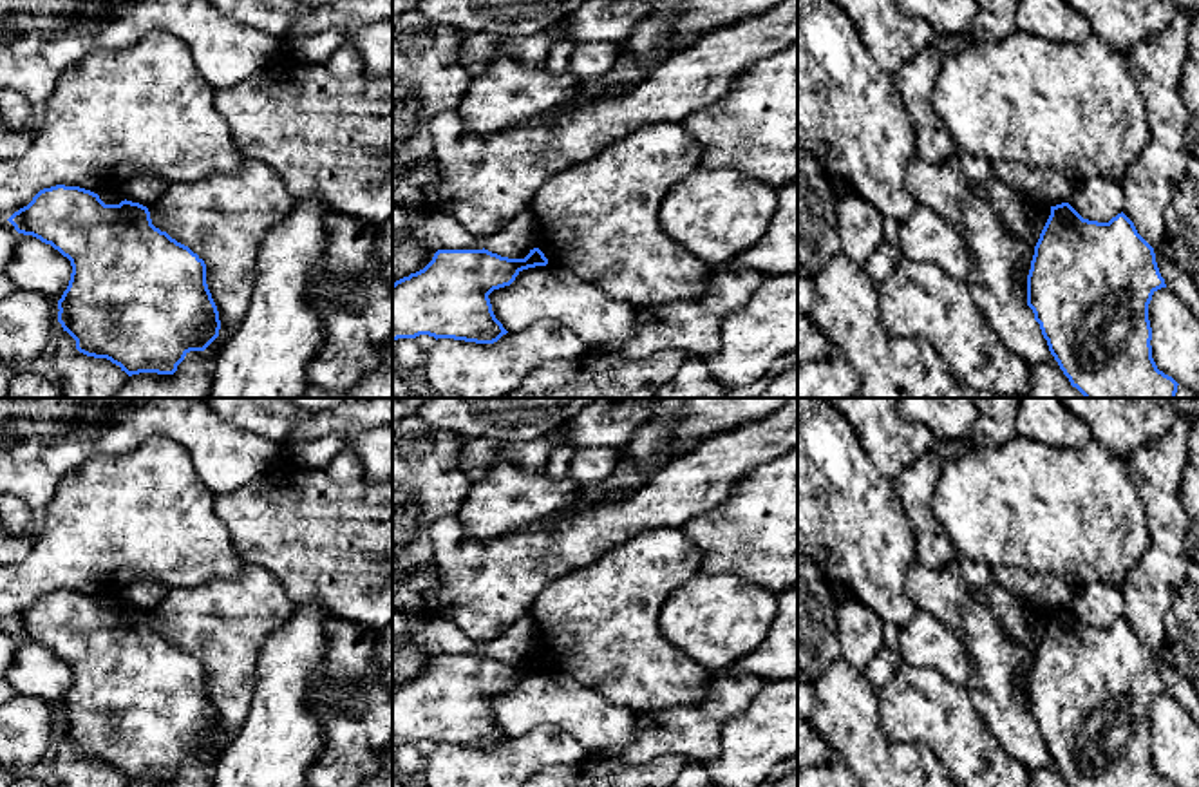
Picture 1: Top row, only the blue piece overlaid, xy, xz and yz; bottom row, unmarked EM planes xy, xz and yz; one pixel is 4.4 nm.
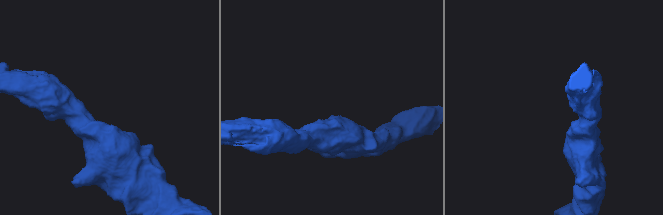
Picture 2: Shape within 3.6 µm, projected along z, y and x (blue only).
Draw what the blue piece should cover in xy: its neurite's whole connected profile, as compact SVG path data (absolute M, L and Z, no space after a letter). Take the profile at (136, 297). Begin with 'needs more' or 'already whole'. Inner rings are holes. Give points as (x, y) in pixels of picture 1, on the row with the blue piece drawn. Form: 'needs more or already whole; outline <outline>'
already whole; outline M56 185L7 219L18 233L51 244L71 261L72 273L58 300L58 322L87 356L107 358L128 376L139 373L174 375L190 351L204 351L221 329L219 311L206 284L206 264L188 246L152 224L146 206L132 201L105 204L98 194Z

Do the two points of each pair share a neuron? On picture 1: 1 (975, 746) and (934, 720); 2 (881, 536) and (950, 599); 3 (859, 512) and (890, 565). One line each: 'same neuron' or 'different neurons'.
1: same neuron
2: different neurons
3: same neuron

